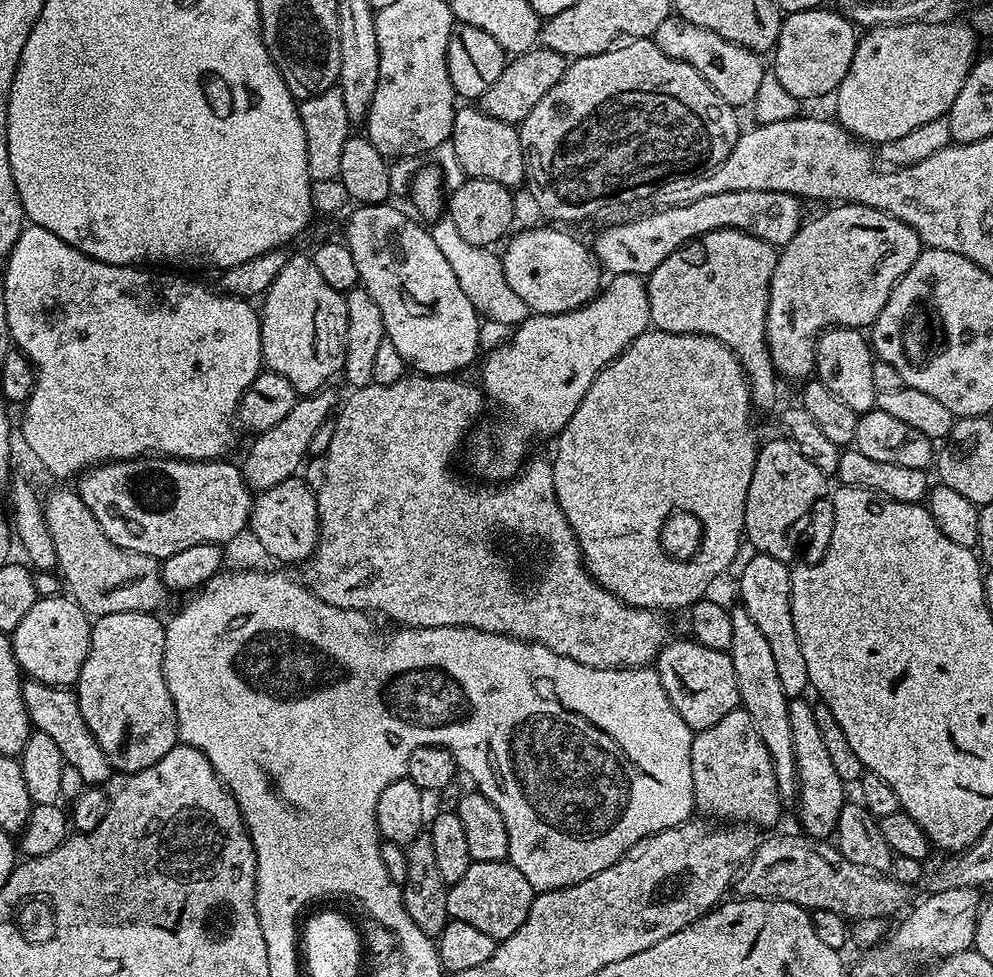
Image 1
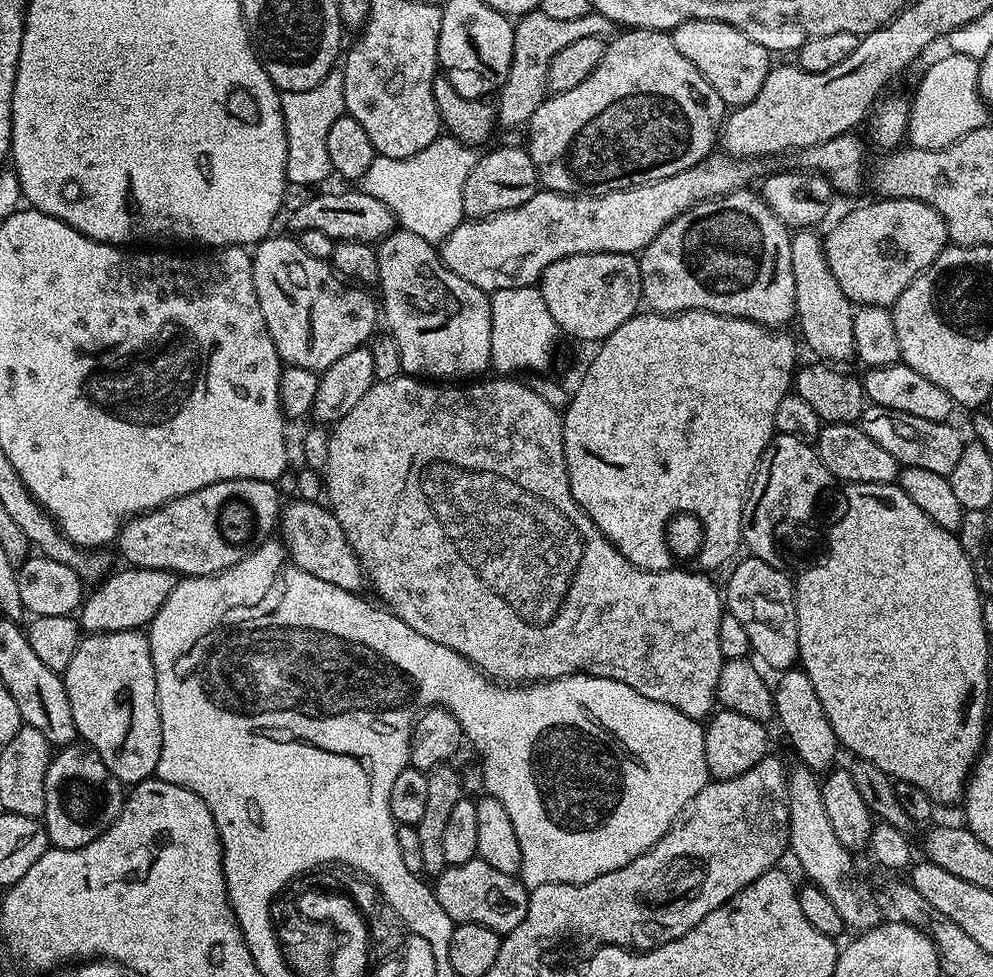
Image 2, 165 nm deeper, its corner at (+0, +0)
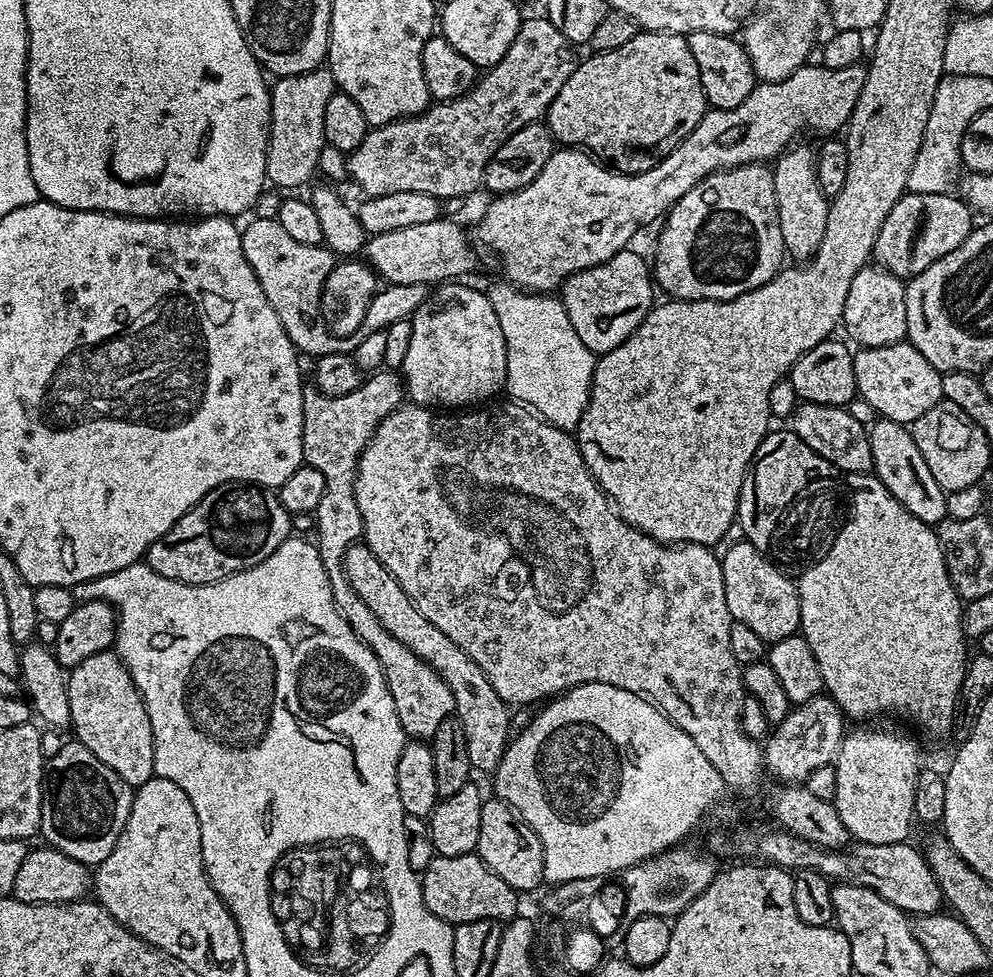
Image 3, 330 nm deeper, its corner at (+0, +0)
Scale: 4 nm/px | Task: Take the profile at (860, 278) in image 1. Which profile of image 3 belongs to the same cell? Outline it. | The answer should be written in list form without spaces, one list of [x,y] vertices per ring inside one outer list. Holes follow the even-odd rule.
[[[909,191],[900,197],[894,210],[886,214],[886,222],[882,222],[882,230],[878,230],[872,251],[875,263],[901,278],[922,274],[926,266],[938,262],[938,258],[962,246],[964,239],[973,230],[972,216],[974,217],[973,209],[959,195],[947,192],[914,194]]]

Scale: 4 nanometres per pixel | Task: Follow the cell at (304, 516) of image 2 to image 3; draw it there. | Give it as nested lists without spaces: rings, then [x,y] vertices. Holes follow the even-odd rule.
[[[357,542],[352,544],[344,555],[344,573],[348,579],[349,586],[366,602],[366,607],[386,626],[402,646],[414,650],[418,658],[422,658],[431,666],[435,672],[444,679],[446,686],[450,686],[450,694],[454,694],[455,719],[462,722],[462,730],[466,730],[466,750],[470,750],[470,762],[477,773],[495,773],[500,759],[504,757],[504,751],[508,749],[510,743],[510,732],[508,736],[508,712],[509,705],[505,704],[502,698],[498,698],[498,690],[490,686],[490,678],[482,674],[478,662],[462,650],[455,642],[450,642],[438,626],[426,622],[422,618],[422,610],[410,602],[410,594],[398,586],[398,578],[374,558],[374,554],[368,549],[367,544]]]

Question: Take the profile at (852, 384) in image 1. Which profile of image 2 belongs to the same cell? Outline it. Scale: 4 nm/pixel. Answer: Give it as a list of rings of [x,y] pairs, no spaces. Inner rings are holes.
[[[796,230],[791,233],[792,241],[790,242],[790,266],[794,270],[794,294],[796,295],[796,315],[794,317],[794,320],[797,325],[800,323],[801,333],[799,332],[799,335],[802,337],[802,340],[803,340],[802,335],[804,335],[804,340],[806,343],[808,343],[809,350],[812,351],[814,355],[816,355],[813,357],[819,358],[821,361],[824,361],[824,362],[844,362],[840,360],[848,360],[848,359],[851,361],[853,357],[855,357],[856,355],[856,347],[854,346],[854,318],[856,317],[856,313],[854,311],[854,305],[851,300],[848,300],[846,298],[846,294],[842,294],[842,286],[838,286],[838,278],[834,278],[834,274],[830,274],[830,266],[828,265],[828,259],[826,258],[826,254],[824,253],[824,242],[823,242],[821,233],[819,234],[818,233],[819,231],[816,231],[816,230]]]

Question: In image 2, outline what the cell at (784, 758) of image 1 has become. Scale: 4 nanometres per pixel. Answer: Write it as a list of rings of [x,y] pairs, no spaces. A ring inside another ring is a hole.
[[[797,763],[796,768],[789,767],[786,775],[788,777],[788,847],[791,855],[796,855],[802,871],[808,875],[807,879],[834,902],[838,914],[842,914],[842,922],[845,929],[867,930],[875,928],[881,923],[880,908],[868,897],[867,892],[860,888],[858,881],[852,877],[852,856],[853,853],[842,842],[838,842],[838,834],[834,834],[834,826],[830,826],[830,817],[826,815],[826,806],[822,802],[822,790],[817,773],[812,772],[804,764]]]

